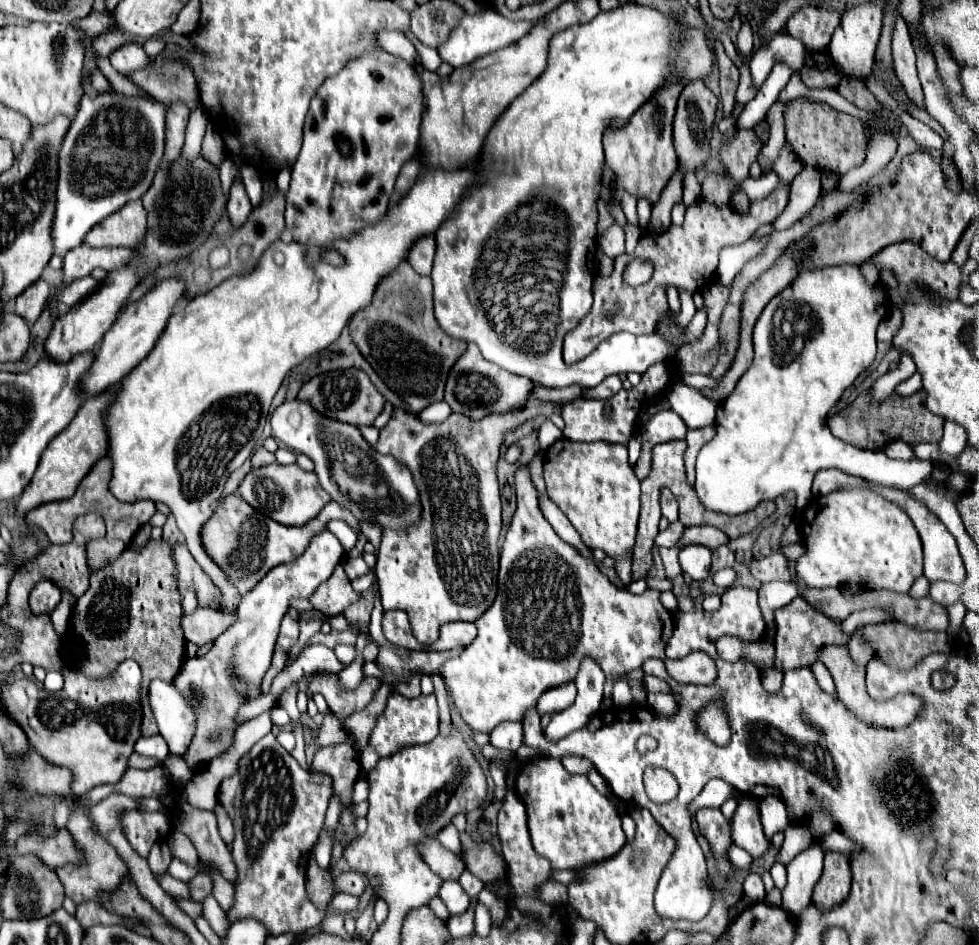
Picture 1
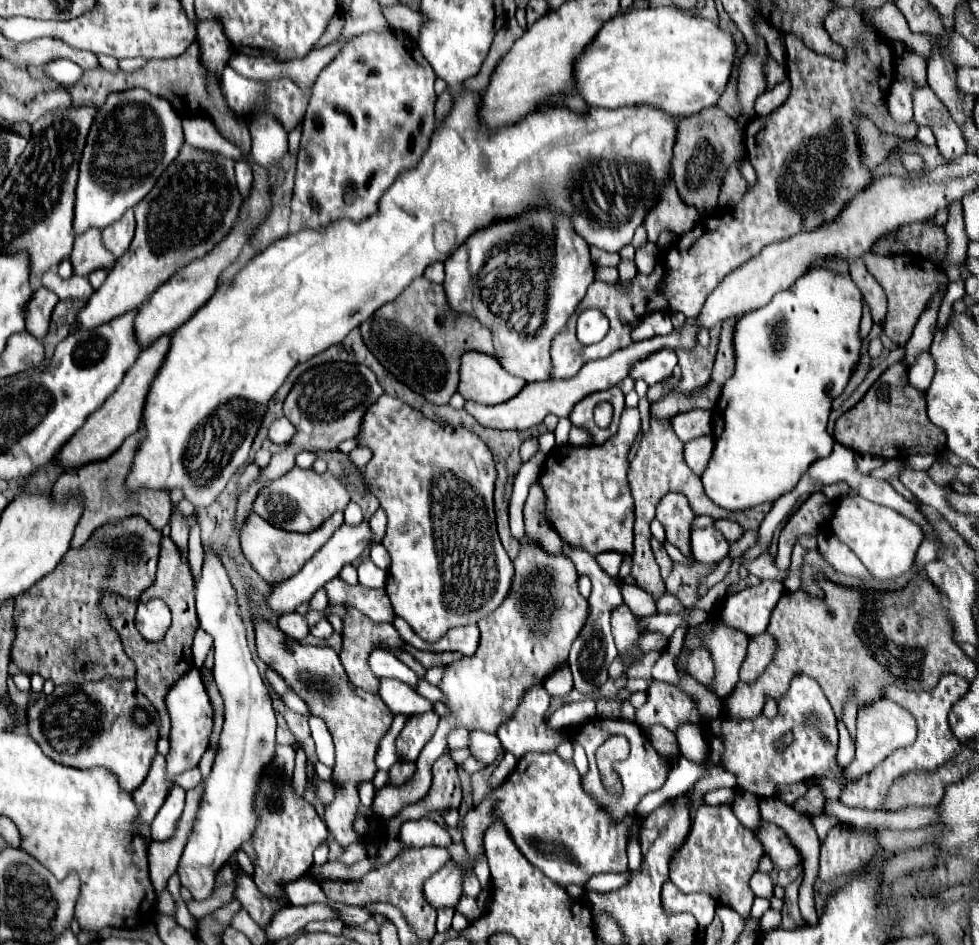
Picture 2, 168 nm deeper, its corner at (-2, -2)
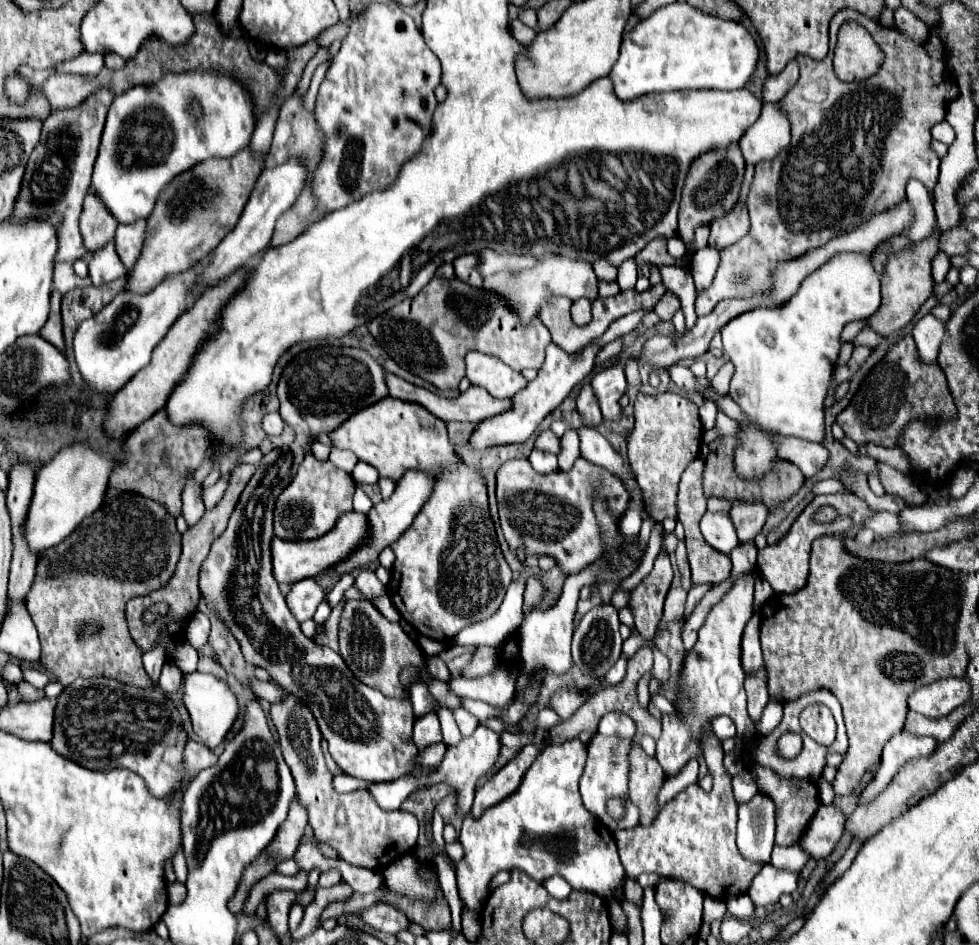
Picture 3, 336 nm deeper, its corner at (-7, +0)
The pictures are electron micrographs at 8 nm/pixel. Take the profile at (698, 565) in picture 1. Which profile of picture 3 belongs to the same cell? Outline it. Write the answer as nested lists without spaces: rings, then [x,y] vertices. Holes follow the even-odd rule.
[[[706,510],[706,514],[702,516],[702,522],[700,522],[700,530],[702,530],[704,540],[712,548],[716,548],[724,554],[730,554],[740,544],[730,514]]]

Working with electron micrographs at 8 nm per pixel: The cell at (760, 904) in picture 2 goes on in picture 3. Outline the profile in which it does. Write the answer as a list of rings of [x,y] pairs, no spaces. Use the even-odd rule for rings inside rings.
[[[736,896],[736,898],[730,898],[726,902],[728,906],[728,912],[734,914],[736,918],[746,918],[746,916],[752,916],[754,914],[754,904],[748,900],[748,896]]]

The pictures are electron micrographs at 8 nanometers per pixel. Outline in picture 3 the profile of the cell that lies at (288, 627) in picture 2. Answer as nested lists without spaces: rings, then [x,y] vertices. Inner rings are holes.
[[[314,578],[300,580],[292,584],[290,592],[286,594],[286,604],[292,612],[292,616],[298,622],[304,622],[314,616],[318,604],[326,598],[326,592],[320,588],[320,584]]]

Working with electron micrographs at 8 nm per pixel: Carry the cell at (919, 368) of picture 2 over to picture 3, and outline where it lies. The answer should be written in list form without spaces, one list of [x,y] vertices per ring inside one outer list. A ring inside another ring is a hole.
[[[924,316],[914,324],[912,338],[918,346],[922,362],[926,362],[926,364],[936,362],[936,350],[940,346],[942,334],[944,334],[944,322],[940,322],[934,316]]]

